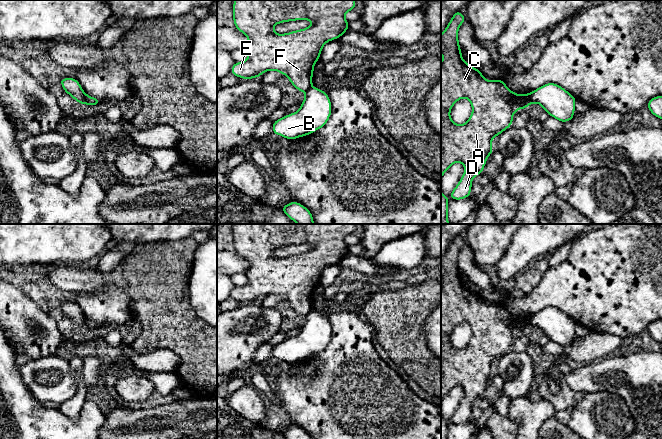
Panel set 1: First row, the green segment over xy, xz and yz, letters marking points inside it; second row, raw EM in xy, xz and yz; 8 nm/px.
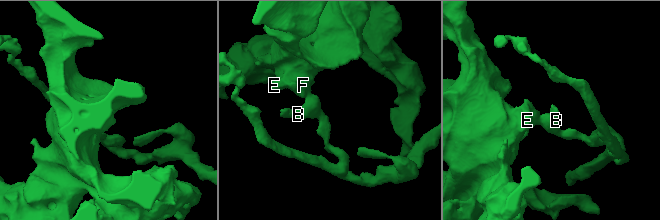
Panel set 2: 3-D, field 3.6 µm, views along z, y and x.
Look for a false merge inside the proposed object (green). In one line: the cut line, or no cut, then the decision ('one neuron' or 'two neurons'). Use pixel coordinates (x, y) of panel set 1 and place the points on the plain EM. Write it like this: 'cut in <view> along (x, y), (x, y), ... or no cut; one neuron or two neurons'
cut in yz along (531, 317), (529, 327); two neurons

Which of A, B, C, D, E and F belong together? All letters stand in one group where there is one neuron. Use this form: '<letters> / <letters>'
A C D E F / B

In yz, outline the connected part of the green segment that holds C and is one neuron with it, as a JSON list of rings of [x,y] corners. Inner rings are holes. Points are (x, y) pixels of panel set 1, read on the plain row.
[[[461,235],[455,236],[441,258],[441,403],[454,387],[460,386],[465,392],[457,410],[450,418],[453,424],[465,423],[471,419],[473,402],[483,396],[488,381],[493,377],[492,363],[512,349],[513,339],[517,334],[530,329],[531,319],[514,317],[503,303],[486,304],[480,293],[470,290],[463,284],[458,254],[465,244],[467,243]],[[461,322],[470,325],[472,337],[466,347],[458,349],[452,345],[450,335]]]

